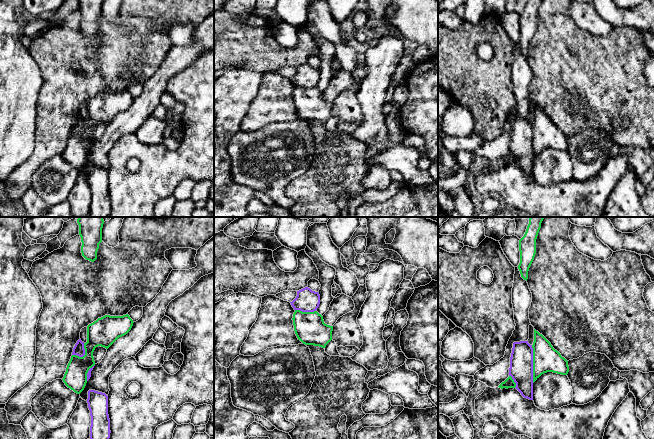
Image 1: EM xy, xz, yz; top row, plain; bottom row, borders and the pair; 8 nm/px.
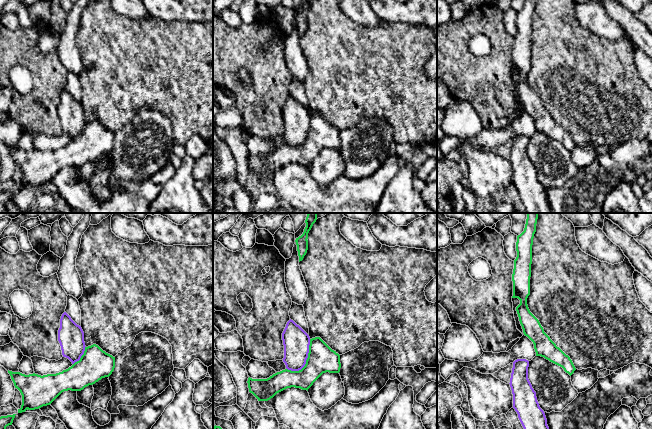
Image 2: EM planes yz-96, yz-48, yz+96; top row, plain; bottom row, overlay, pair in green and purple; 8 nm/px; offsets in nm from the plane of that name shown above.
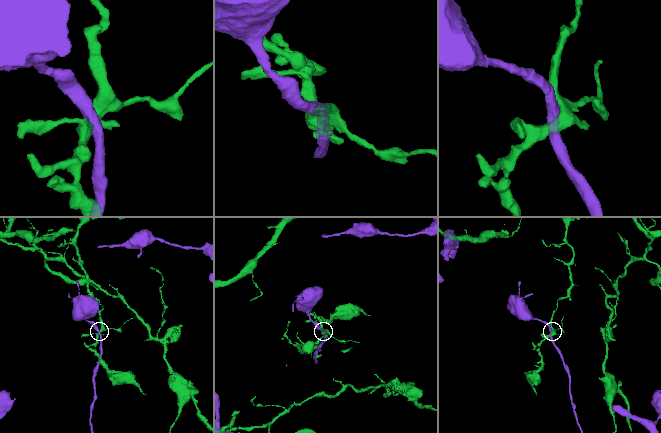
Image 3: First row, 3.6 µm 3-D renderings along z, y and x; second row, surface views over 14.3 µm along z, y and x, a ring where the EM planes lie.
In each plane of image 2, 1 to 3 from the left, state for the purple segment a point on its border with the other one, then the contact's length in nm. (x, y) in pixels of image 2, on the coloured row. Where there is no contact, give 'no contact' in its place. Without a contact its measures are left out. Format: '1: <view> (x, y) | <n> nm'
1: yz-96 (81, 356) | 180 nm
2: yz-48 (306, 360) | 320 nm
3: no contact

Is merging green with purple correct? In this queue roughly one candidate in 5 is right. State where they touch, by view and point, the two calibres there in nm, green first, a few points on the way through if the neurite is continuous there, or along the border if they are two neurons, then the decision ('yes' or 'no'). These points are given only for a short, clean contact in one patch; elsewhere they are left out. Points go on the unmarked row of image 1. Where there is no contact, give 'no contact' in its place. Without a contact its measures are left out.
meets green in yz at (533, 140); 200 nm thick on the green side, 190 nm on the other; no

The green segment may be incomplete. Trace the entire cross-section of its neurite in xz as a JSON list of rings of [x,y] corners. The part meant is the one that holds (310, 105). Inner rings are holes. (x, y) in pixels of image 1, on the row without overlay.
[[[295,86],[292,96],[298,116],[305,121],[325,124],[332,116],[333,102],[325,100],[323,92],[317,87]]]

